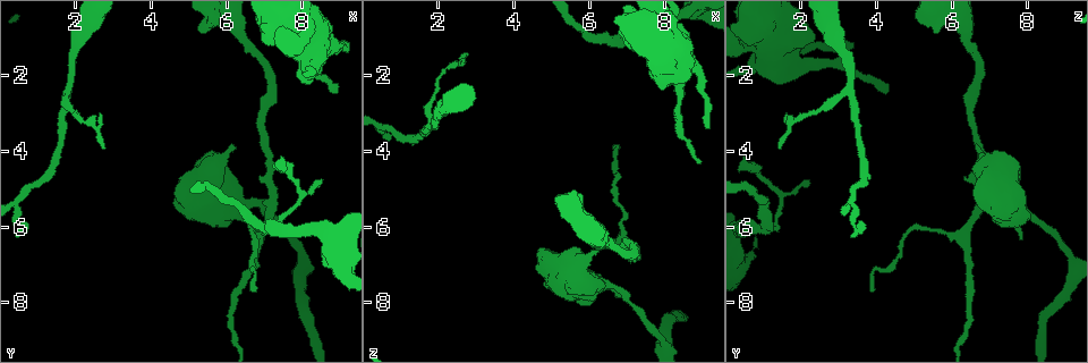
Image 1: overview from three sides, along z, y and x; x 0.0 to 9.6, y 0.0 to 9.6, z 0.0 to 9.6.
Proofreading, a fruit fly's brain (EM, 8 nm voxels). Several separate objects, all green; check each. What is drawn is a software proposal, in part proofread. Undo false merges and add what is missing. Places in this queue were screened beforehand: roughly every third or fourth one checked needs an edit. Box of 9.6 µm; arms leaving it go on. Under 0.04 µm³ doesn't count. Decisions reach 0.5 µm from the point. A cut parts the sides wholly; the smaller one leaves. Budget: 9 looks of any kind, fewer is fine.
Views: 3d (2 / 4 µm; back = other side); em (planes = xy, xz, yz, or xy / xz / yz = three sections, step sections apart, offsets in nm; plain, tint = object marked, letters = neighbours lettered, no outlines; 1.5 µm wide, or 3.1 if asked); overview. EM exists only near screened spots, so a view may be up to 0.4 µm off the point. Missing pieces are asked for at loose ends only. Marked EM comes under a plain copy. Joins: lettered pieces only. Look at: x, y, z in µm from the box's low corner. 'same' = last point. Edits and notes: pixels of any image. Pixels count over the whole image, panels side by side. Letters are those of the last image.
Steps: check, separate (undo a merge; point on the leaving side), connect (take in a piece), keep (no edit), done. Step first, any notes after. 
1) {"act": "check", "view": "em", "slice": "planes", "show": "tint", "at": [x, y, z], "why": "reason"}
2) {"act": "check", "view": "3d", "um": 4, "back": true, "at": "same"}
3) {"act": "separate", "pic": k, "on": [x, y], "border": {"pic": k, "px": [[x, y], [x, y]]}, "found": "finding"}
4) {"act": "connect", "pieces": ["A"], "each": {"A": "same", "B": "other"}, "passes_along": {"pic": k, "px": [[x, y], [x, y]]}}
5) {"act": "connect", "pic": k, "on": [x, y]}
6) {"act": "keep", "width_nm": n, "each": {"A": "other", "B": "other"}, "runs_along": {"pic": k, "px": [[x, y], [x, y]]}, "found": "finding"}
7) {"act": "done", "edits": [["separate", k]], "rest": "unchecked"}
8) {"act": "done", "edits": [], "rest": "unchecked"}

{"act": "check", "view": "3d", "um": 4, "at": [7.05, 6.10, 0.90], "why": "a fork"}

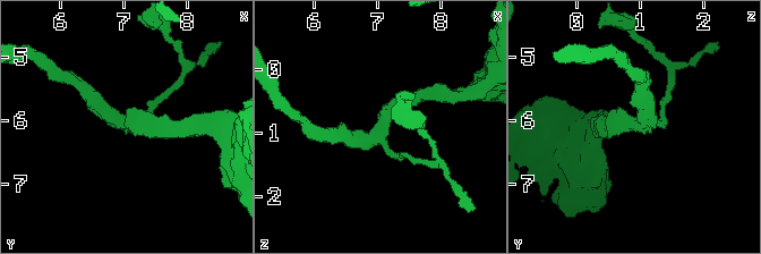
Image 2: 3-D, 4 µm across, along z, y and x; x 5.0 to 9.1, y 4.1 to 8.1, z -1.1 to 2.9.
{"act": "check", "view": "em", "slice": "xy", "step": 8, "show": "letters", "at": [7.05, 6.05, 0.90], "arms": 3, "why": "shape alone is not enough"}

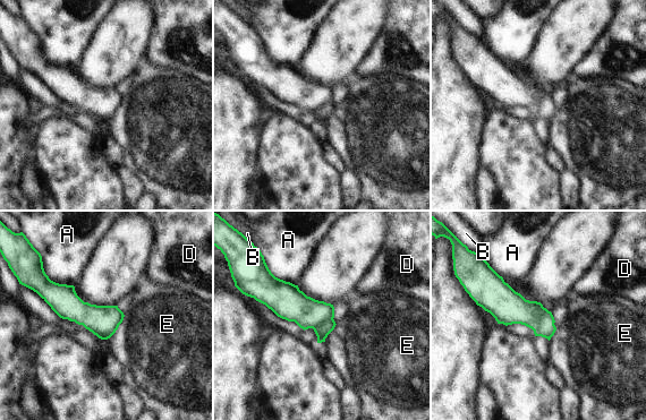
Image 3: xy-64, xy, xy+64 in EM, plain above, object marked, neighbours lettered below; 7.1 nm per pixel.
{"act": "separate", "pic": 3, "on": [322, 332], "width_nm": 220, "each": {"A": "other", "B": "other", "D": "other", "E": "other"}, "border": {"pic": 3, "px": [[332, 318], [313, 328]]}, "found": "two cells meet here"}

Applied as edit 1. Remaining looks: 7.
{"act": "check", "view": "overview", "why": "redraw"}

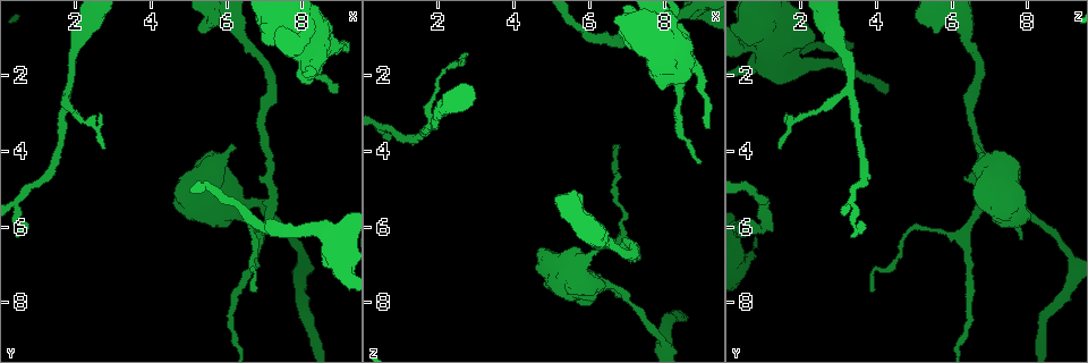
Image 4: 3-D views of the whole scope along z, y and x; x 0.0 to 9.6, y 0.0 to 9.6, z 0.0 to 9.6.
{"act": "check", "view": "em", "slice": "planes", "show": "letters", "at": [6.75, 6.35, 7.85], "why": "free end"}

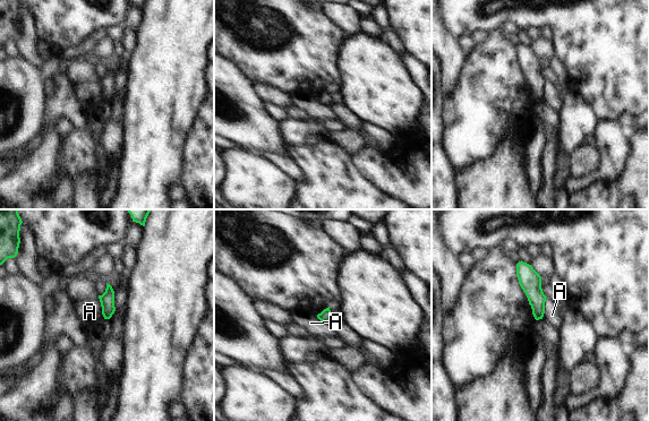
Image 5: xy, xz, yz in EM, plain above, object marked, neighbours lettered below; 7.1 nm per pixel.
{"act": "keep", "width_nm": 80, "each": {"A": "other"}, "border": {"pic": 5, "px": [[97, 295], [104, 318]]}, "found": "no lettered piece goes on from it"}

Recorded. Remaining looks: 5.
{"act": "check", "view": "em", "slice": "planes", "show": "letters", "at": [2.80, 3.95, 1.45], "why": "an open end"}

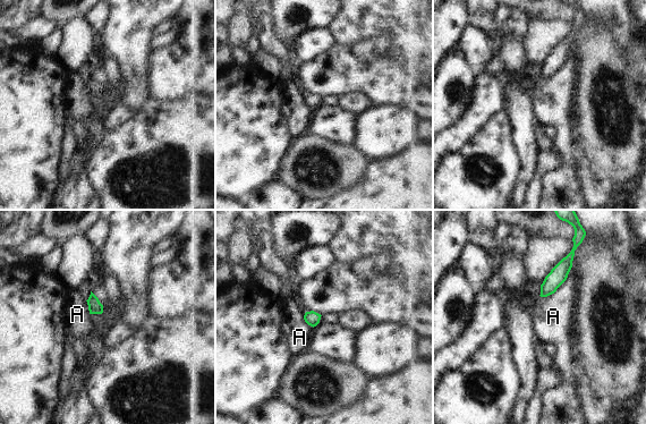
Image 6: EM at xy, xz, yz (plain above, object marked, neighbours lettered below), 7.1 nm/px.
{"act": "keep", "longest_contact_nm": ["A", 320], "each": {"A": "other"}, "border": {"pic": 6, "px": [[571, 266], [553, 293], [540, 296]]}, "found": "none of them fits"}

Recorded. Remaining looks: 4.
{"act": "done", "edits": [["separate", 3]], "rest": "unchecked"}

